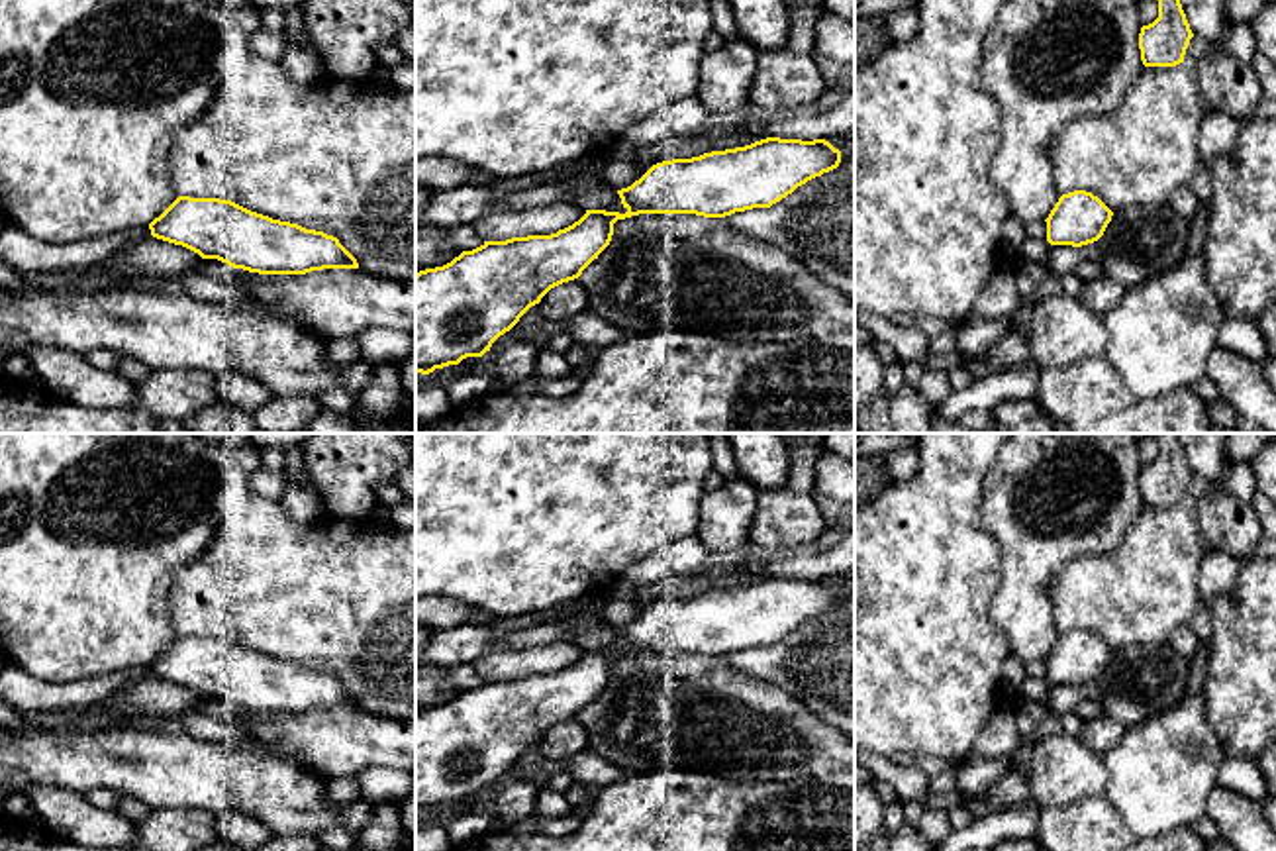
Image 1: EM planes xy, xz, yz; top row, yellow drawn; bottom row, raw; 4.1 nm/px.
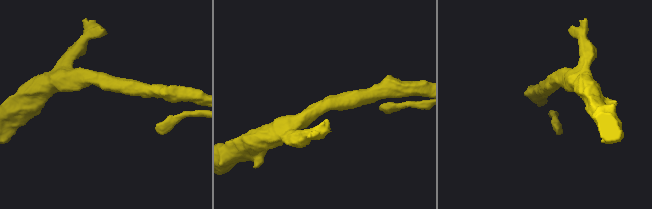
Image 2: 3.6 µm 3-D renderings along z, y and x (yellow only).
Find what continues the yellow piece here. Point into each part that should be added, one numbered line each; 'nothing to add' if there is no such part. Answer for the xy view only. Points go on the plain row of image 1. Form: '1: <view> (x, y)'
nothing to add

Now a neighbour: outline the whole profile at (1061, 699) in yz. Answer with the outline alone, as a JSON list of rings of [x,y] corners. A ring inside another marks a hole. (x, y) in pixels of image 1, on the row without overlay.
[[[1170,643],[1127,645],[1113,651],[1104,675],[1088,684],[1051,684],[1045,706],[1062,716],[1092,700],[1100,714],[1125,727],[1176,706],[1186,698],[1190,661]]]

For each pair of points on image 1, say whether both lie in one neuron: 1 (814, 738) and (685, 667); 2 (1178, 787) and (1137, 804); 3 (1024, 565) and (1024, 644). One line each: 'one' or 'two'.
1: one
2: one
3: one

